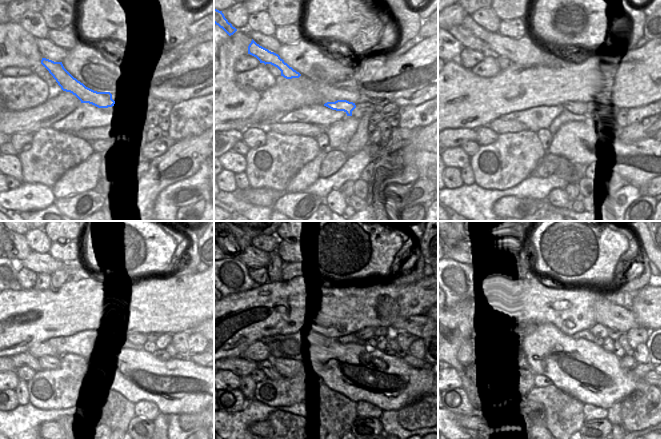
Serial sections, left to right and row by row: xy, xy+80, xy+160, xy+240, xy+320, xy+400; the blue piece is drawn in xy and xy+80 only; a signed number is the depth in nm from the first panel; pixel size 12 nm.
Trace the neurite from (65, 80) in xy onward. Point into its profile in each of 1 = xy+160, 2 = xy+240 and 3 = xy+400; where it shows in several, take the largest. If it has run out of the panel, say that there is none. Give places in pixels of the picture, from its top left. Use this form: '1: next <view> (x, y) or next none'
1: next xy+160 (466, 40)
2: next xy+240 (138, 338)
3: next xy+400 (598, 330)

